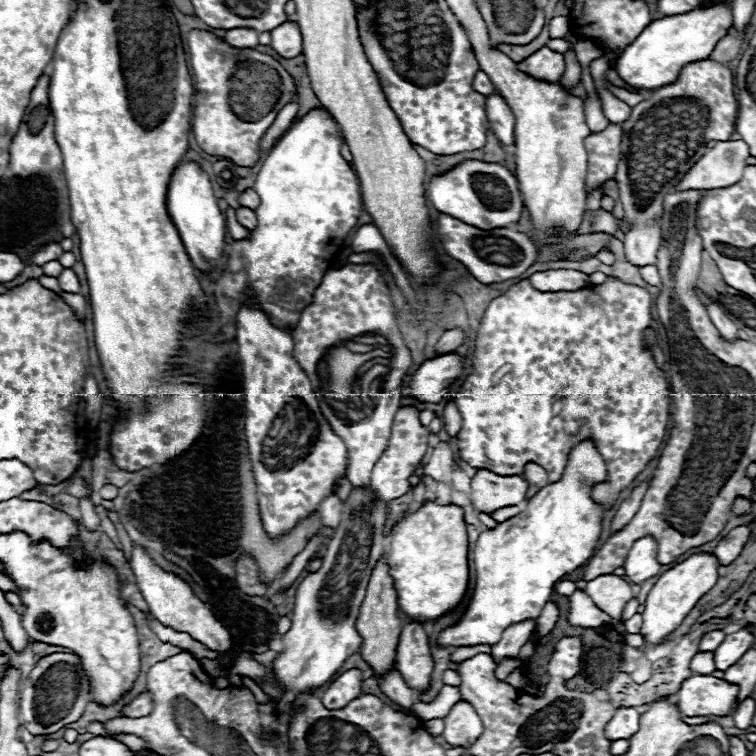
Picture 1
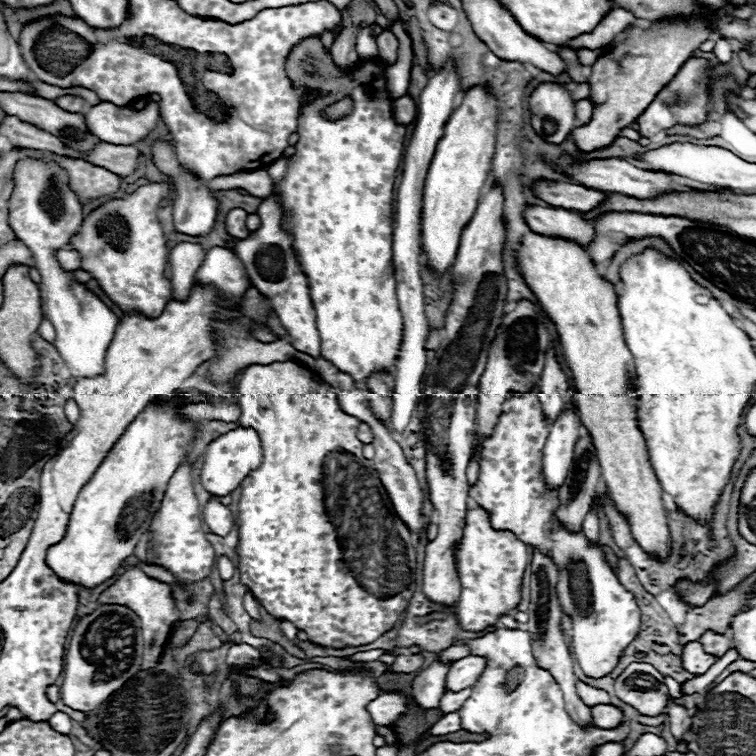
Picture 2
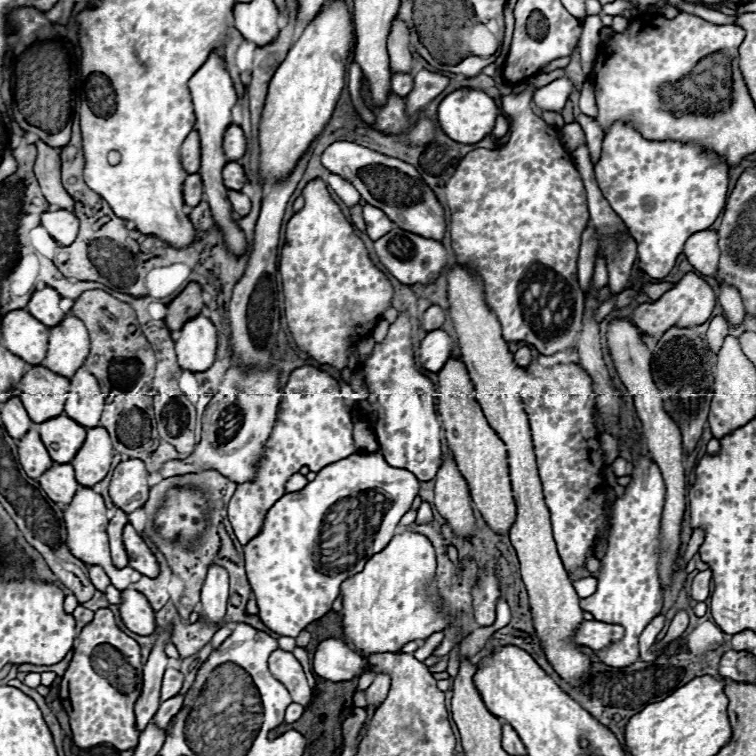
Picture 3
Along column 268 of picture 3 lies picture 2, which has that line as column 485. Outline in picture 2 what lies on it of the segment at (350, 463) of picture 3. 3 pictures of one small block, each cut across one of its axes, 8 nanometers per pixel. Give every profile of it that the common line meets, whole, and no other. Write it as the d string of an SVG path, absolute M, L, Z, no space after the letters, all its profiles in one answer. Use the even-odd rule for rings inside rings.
M482 506L466 510L466 524L462 540L456 548L456 566L462 584L460 602L456 608L458 622L464 630L482 632L494 626L500 616L516 610L522 600L522 578L530 562L530 548L522 544L508 530L494 530L490 524L490 514Z

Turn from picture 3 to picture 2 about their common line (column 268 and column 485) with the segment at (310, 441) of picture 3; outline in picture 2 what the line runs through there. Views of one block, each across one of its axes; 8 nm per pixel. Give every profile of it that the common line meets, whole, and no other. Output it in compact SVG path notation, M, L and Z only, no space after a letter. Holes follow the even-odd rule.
M534 388L528 394L510 394L508 400L502 404L500 420L496 422L492 434L482 442L482 456L480 456L480 474L478 484L470 488L470 498L486 508L490 512L492 528L496 530L510 530L516 534L518 540L524 544L538 548L542 554L552 556L554 564L560 570L560 580L556 584L558 600L566 616L572 618L572 652L576 662L580 664L582 672L590 678L604 678L608 676L624 648L636 638L640 632L640 608L634 600L634 596L620 584L618 576L614 574L610 562L606 560L606 554L600 544L590 546L584 532L568 532L554 514L554 510L560 506L558 490L548 490L542 474L542 452L546 438L550 434L550 424L546 422L546 416L542 412L542 402L538 398L538 390Z

